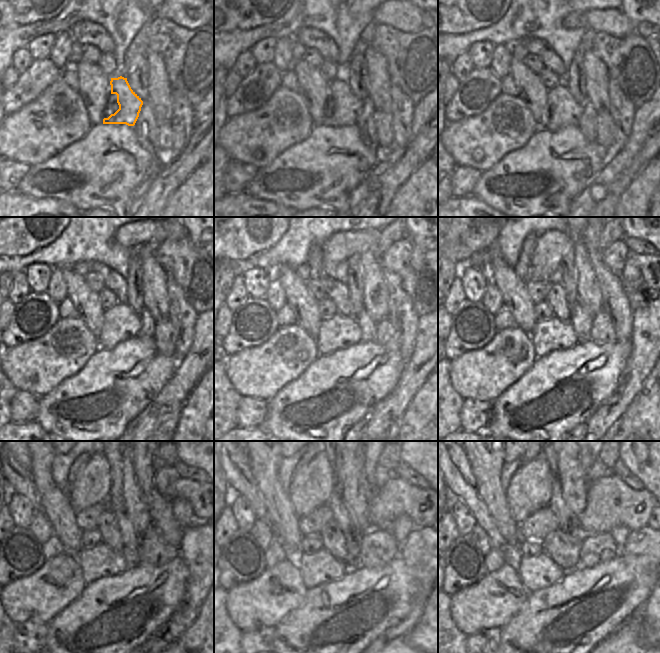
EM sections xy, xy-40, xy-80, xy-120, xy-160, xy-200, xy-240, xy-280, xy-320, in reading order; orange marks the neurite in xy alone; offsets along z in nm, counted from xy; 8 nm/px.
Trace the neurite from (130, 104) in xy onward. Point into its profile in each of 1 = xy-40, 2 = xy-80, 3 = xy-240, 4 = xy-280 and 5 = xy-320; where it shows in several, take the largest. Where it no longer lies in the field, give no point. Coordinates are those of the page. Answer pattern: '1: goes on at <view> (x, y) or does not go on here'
1: goes on at xy-40 (346, 106)
2: goes on at xy-80 (570, 106)
3: goes on at xy-240 (101, 561)
4: goes on at xy-280 (321, 567)
5: goes on at xy-320 (537, 572)

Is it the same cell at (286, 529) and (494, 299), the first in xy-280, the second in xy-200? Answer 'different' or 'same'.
different

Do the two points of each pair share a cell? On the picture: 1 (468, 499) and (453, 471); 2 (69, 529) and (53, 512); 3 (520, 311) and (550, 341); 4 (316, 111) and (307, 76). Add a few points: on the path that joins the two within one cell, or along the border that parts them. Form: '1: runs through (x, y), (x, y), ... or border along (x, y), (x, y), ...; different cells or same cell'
1: runs through (468, 492), (461, 484), (459, 478); same cell
2: runs through (64, 524), (64, 521), (58, 515); same cell
3: border along (535, 322), (530, 333); different cells
4: runs through (315, 102), (313, 85); same cell

